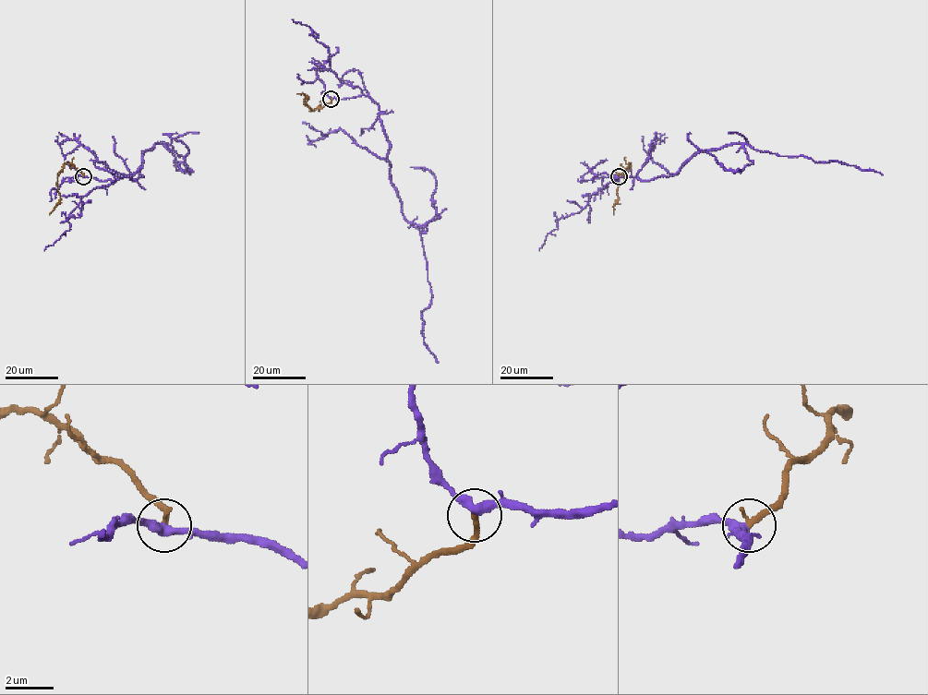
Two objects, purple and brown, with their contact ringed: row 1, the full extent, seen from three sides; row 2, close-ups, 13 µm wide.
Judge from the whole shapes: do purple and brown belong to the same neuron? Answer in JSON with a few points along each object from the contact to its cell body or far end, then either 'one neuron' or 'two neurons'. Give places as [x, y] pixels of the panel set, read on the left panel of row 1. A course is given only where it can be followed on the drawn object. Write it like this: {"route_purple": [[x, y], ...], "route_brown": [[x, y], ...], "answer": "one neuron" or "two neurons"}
{"route_purple": [[84, 176], [134, 180], [142, 153], [158, 143], [182, 155], [176, 169], [191, 174]], "route_brown": [[84, 176], [69, 163], [64, 165], [57, 185], [60, 200], [49, 214]], "answer": "one neuron"}

